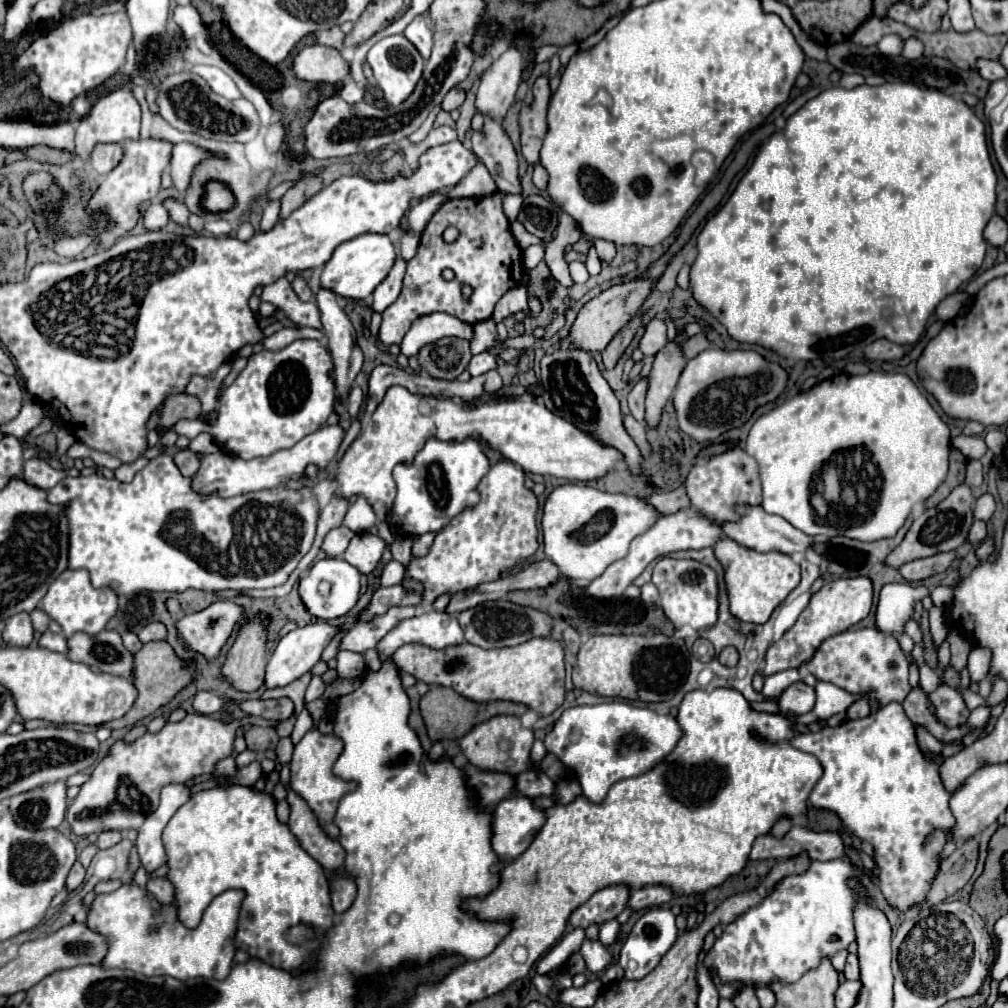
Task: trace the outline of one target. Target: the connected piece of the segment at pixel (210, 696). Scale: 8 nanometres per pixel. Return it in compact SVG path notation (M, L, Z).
M198 692L194 698L194 710L200 714L214 714L224 710L228 700L224 696L216 696L214 692Z

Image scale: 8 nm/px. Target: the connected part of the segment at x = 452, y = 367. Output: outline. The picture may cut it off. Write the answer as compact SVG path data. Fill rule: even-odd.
M440 338L418 352L420 366L442 380L456 380L466 370L470 358L470 342L464 338Z

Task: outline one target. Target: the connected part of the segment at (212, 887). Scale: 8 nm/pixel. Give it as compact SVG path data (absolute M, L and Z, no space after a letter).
M242 784L200 790L192 794L192 798L184 806L178 808L178 812L168 822L162 840L168 856L166 880L174 886L172 906L176 908L178 920L190 930L200 924L204 910L218 894L226 890L242 890L244 900L240 904L238 928L234 936L236 948L244 948L244 952L248 952L250 956L266 960L276 968L294 970L318 948L318 940L310 938L308 942L296 946L286 940L284 932L300 922L312 924L320 932L326 932L334 924L334 910L330 904L330 888L324 868L300 846L288 824L282 824L278 820L276 800L268 792L260 792L252 786Z

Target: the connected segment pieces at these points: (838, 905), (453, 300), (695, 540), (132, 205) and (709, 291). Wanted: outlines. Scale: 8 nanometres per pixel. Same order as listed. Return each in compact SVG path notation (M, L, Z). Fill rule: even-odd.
M838 858L828 862L812 862L808 872L798 876L788 876L778 882L774 892L756 908L750 908L746 914L738 916L732 924L724 926L720 938L716 938L714 948L706 954L704 962L708 968L716 968L724 982L740 980L744 984L766 986L770 980L780 982L796 982L804 972L816 968L820 958L832 958L838 950L848 948L854 942L854 920L852 910L856 902L856 894L850 892L846 880L850 876L860 876L860 868L854 868L850 862Z
M500 190L482 196L482 198L460 198L460 200L446 200L430 218L426 230L422 232L420 246L416 256L408 262L402 294L398 300L382 312L382 326L380 326L380 340L390 344L400 344L404 334L408 332L410 324L424 314L430 312L446 312L462 322L476 324L484 322L492 316L496 302L510 290L520 286L524 276L522 272L522 250L512 236L510 222L502 208L504 194ZM448 226L456 226L460 236L454 242L446 242L442 238ZM444 268L452 268L456 274L456 282L444 282L440 276ZM468 282L474 288L470 302L462 298L460 284Z
M680 510L676 514L670 514L670 516L662 516L650 530L646 530L644 534L636 536L632 542L630 542L630 550L628 554L622 558L622 560L616 560L612 566L608 566L608 570L596 578L594 582L590 582L586 588L584 588L584 594L590 596L590 598L600 598L600 600L606 600L606 598L618 598L624 594L624 590L644 572L644 568L656 560L656 558L662 558L670 552L678 552L678 550L700 550L700 548L706 548L706 546L714 546L716 544L716 538L722 538L722 530L716 522L712 520L706 520L702 518L698 512L694 510Z
M158 138L124 140L124 156L122 156L120 164L104 176L98 192L94 194L94 200L88 206L90 210L106 210L112 218L112 224L106 226L98 234L98 238L102 240L102 248L112 246L124 232L132 230L136 220L140 218L140 212L138 212L140 202L152 200L158 194L162 172L172 160L172 148L174 148L174 144L170 144L166 140L158 140Z
M911 81L886 82L882 86L862 84L852 90L838 86L828 88L808 100L794 116L790 116L786 128L760 148L754 164L742 176L730 200L706 222L698 236L698 256L690 270L692 292L694 298L728 328L732 338L772 348L780 356L792 360L844 358L854 350L864 350L878 338L888 338L898 344L914 344L922 336L924 326L940 300L956 292L982 266L988 248L982 232L994 214L994 206L996 172L986 142L986 126L962 100L954 100L940 90L920 88Z

